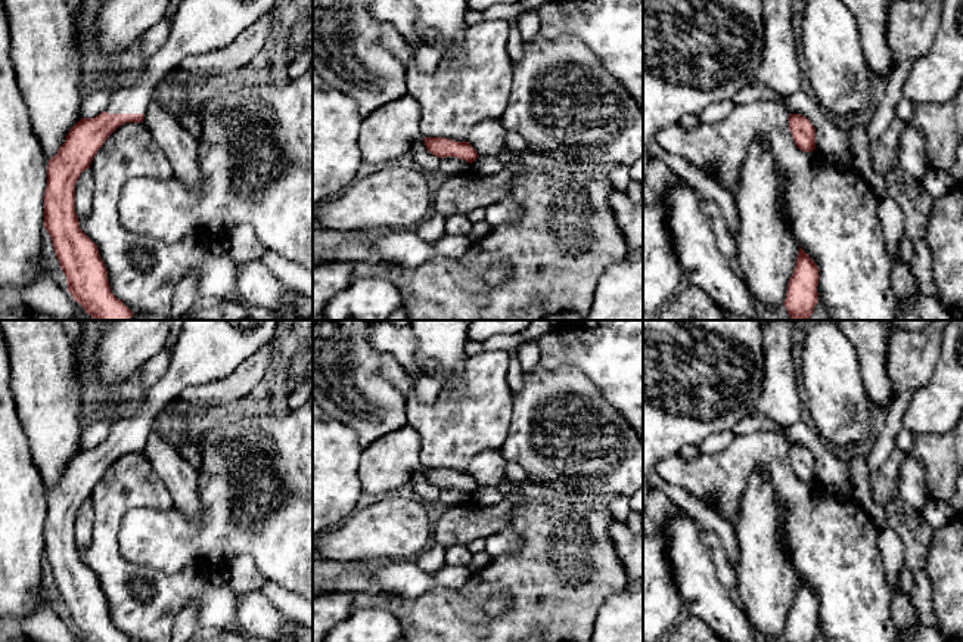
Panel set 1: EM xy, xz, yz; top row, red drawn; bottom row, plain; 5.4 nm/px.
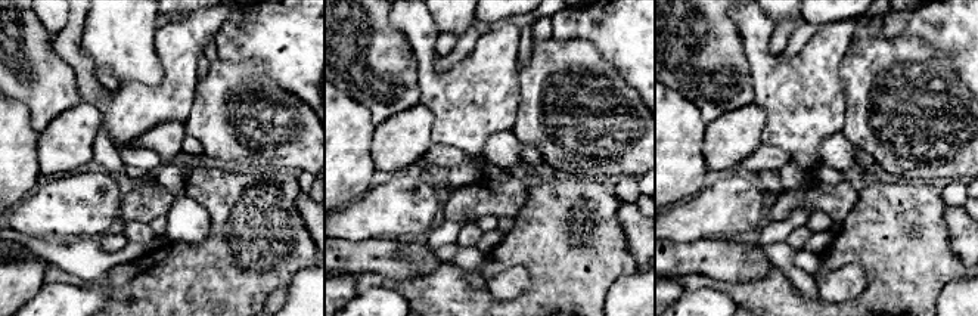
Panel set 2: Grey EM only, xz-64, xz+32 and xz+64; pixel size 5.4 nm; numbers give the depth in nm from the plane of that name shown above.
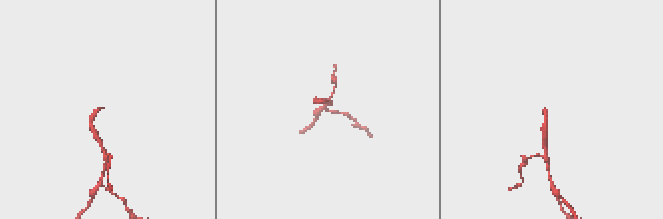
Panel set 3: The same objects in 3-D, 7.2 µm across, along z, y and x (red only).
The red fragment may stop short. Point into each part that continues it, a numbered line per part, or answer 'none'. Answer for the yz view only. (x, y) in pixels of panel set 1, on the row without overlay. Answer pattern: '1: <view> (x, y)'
none

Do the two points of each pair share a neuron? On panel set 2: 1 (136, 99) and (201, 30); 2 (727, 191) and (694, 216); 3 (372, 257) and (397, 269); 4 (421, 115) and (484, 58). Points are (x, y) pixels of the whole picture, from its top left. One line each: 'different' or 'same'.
1: same
2: same
3: same
4: different

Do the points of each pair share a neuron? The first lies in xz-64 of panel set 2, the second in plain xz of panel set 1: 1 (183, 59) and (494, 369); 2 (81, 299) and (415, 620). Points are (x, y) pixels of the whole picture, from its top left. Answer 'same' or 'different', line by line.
1: same
2: different

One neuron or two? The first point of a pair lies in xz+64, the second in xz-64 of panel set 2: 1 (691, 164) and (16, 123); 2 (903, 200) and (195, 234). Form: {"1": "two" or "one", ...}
{"1": "one", "2": "two"}

